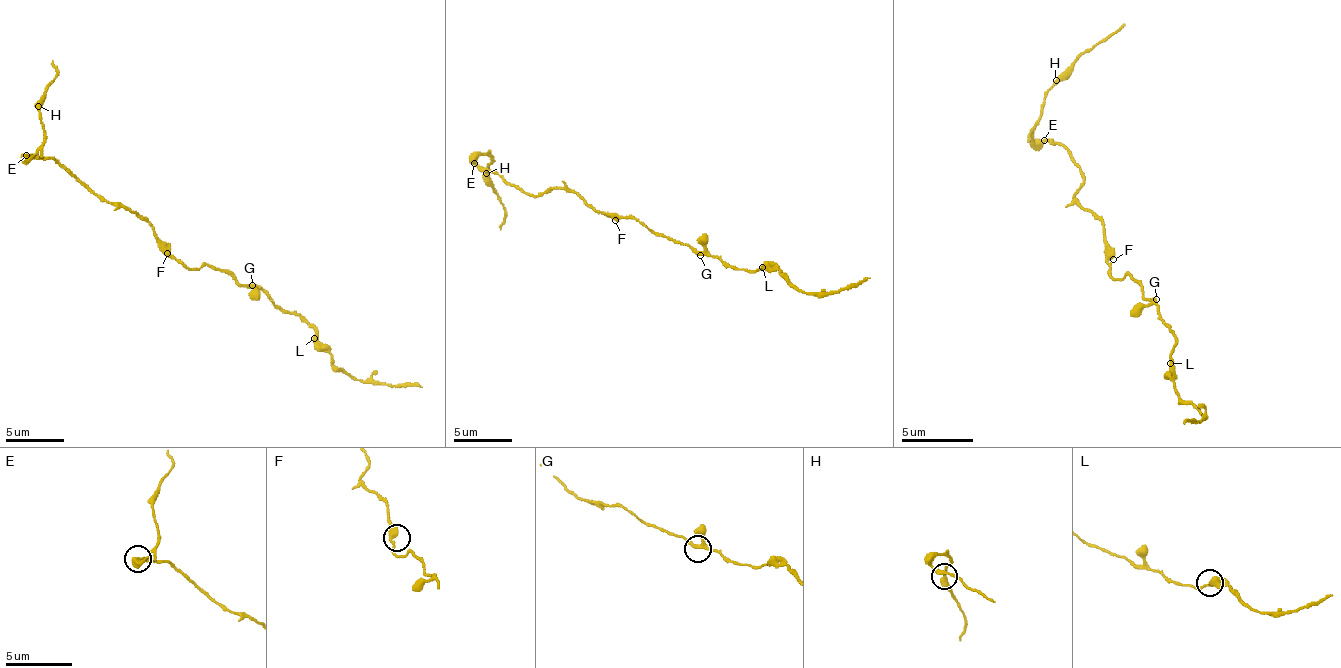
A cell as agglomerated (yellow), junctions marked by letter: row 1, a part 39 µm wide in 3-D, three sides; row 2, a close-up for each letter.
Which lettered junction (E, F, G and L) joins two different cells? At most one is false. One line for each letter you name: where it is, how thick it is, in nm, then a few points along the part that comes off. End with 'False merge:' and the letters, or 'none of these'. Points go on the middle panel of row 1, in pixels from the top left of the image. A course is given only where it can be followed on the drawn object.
E: (474, 163) | 400 nm | (475, 164), (480, 155), (489, 155), (486, 179), (504, 208), (501, 229)
False merge: E

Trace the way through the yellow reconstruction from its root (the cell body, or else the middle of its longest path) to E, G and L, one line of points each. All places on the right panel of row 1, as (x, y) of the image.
E: (1106, 256), (1106, 227), (1074, 198), (1084, 184), (1081, 170), (1059, 145), (1045, 141)
G: (1106, 256), (1113, 277), (1124, 277), (1127, 274), (1142, 288), (1145, 299), (1156, 299)
L: (1106, 256), (1109, 274), (1113, 277), (1127, 274), (1174, 331), (1170, 363)

